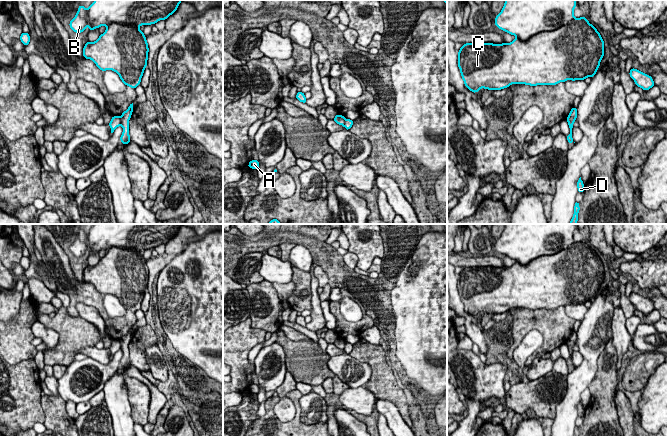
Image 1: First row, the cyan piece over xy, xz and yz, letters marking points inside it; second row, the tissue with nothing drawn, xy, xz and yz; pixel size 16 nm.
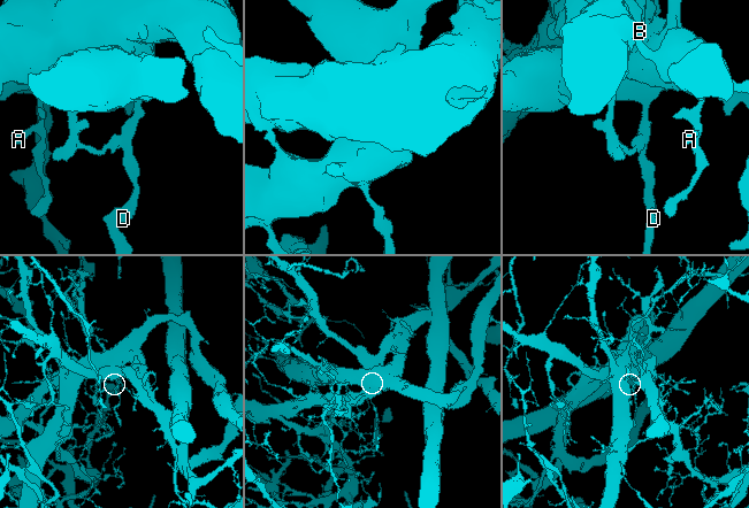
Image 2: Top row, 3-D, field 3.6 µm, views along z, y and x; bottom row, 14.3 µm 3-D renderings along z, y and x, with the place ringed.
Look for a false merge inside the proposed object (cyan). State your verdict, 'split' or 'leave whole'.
split

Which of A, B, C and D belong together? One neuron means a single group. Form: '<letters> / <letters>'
A C D / B

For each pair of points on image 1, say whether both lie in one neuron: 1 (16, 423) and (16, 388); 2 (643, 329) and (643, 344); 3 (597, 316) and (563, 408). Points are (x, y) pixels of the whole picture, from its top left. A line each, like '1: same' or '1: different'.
1: same
2: same
3: same

